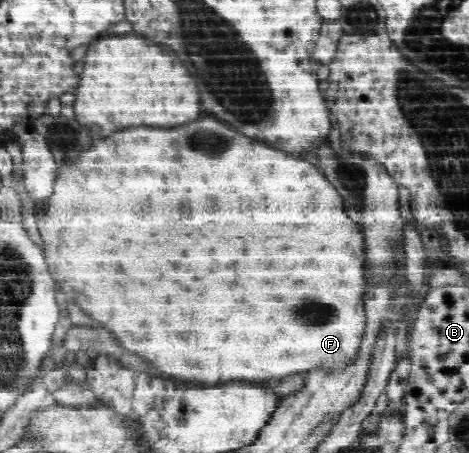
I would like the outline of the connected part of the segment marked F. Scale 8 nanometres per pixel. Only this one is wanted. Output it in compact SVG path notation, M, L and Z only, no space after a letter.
M202 118L186 126L162 130L162 128L138 128L124 130L114 138L108 138L88 150L76 166L59 169L55 178L54 194L48 198L48 206L37 227L44 236L44 254L52 276L60 280L66 292L74 294L80 306L88 306L110 330L118 334L122 344L134 352L140 352L160 370L170 374L200 378L206 382L226 382L234 378L242 380L268 380L290 374L302 374L310 370L330 373L342 371L356 365L365 342L368 313L366 313L366 292L368 292L368 244L364 226L350 220L344 212L344 198L336 190L324 172L290 154L278 150L266 142L254 140L238 132L222 120Z

